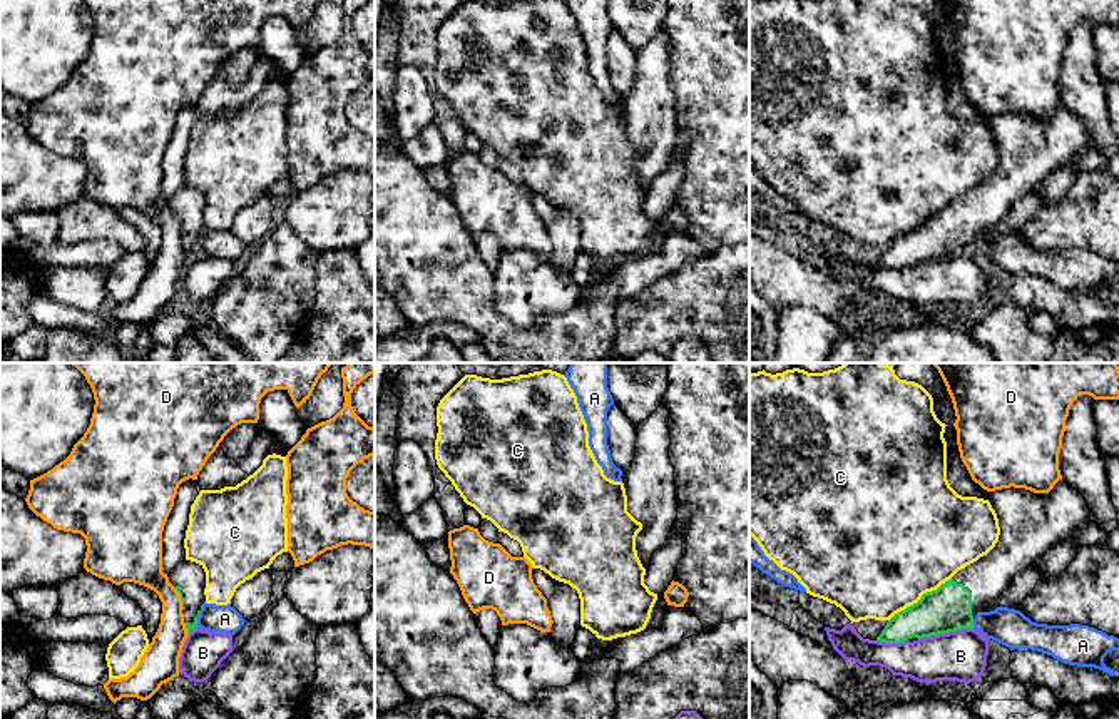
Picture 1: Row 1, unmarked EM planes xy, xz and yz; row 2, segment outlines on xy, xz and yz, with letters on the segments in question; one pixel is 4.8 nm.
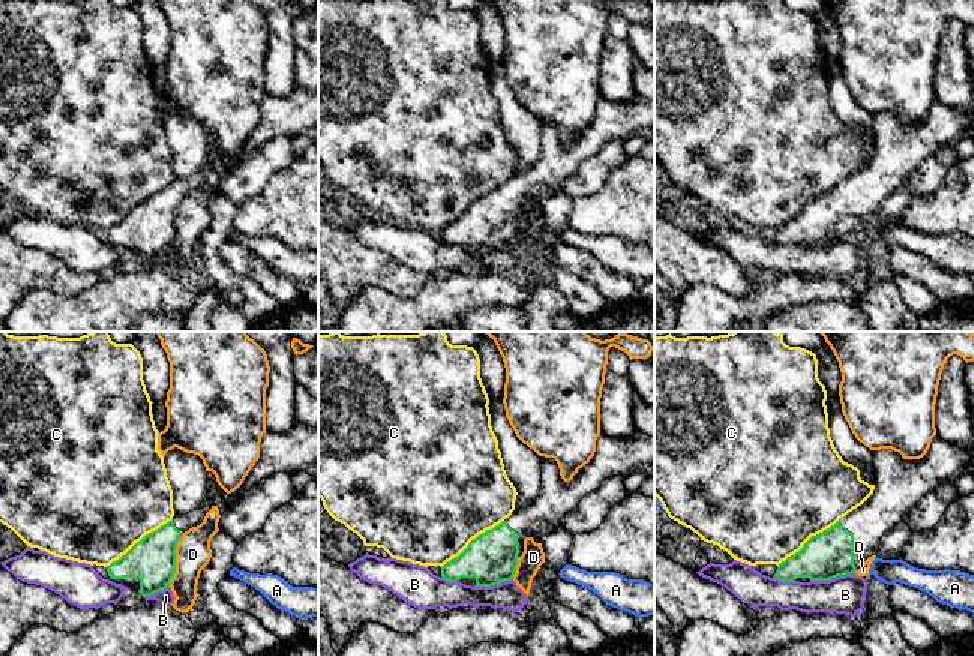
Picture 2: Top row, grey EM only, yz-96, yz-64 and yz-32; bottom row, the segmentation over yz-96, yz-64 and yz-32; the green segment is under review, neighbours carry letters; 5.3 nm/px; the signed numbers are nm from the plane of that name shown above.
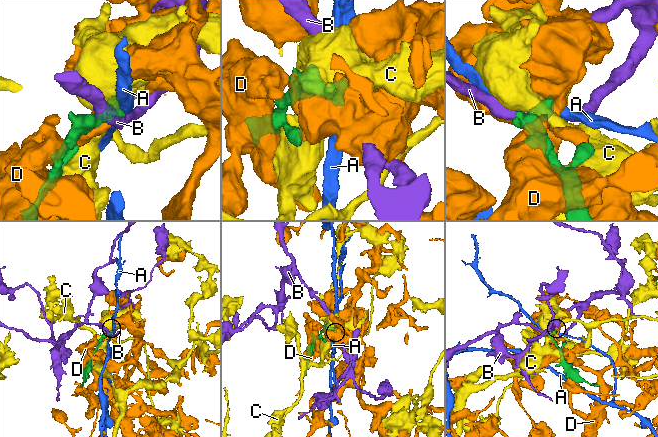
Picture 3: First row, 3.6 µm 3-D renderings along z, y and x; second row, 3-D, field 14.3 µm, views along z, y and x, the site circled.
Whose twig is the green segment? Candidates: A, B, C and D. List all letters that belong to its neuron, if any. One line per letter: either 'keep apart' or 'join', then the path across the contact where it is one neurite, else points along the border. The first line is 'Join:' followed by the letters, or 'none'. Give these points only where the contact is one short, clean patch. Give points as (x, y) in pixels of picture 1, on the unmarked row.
Join: none
A: keep apart | along yz (972, 244), (974, 253)
B: keep apart | along yz (972, 253), (919, 265)
C: keep apart
D: keep apart

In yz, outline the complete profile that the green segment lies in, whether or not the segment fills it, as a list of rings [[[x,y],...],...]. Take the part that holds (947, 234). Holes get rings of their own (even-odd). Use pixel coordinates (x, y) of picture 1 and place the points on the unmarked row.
[[[1064,105],[1049,119],[1014,112],[989,117],[989,127],[1000,152],[995,172],[895,239],[876,263],[878,268],[913,268],[973,254],[978,237],[1000,232],[1004,216],[1017,197],[1091,147],[1086,124]]]

